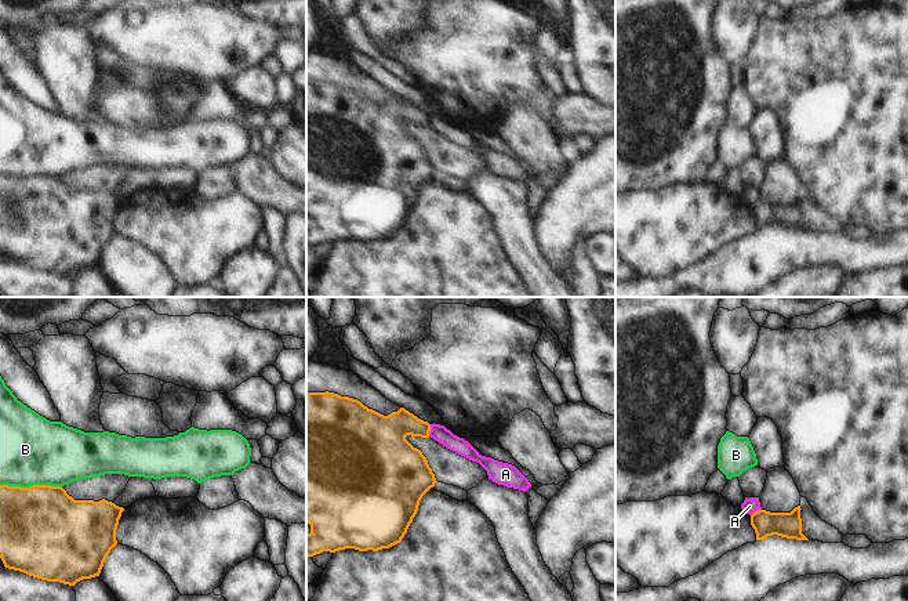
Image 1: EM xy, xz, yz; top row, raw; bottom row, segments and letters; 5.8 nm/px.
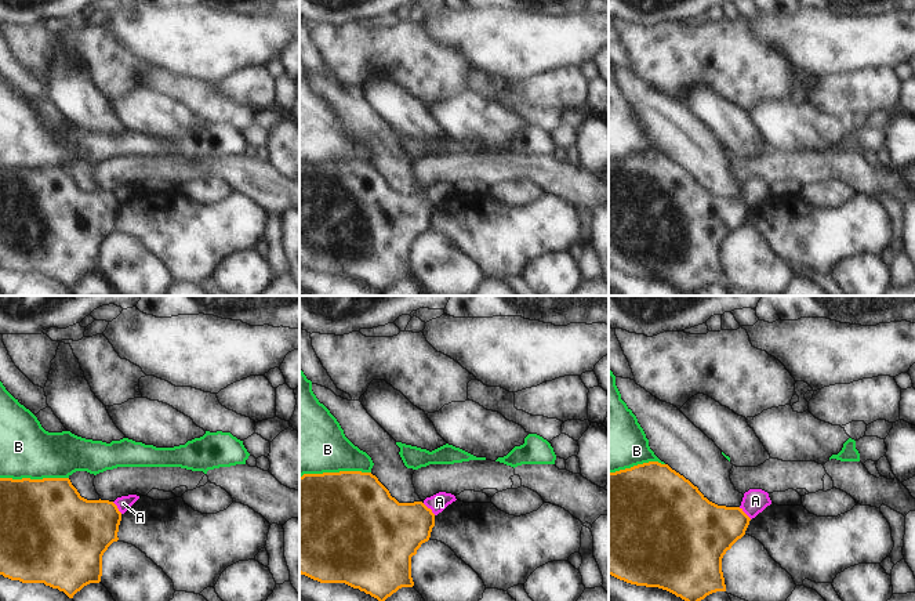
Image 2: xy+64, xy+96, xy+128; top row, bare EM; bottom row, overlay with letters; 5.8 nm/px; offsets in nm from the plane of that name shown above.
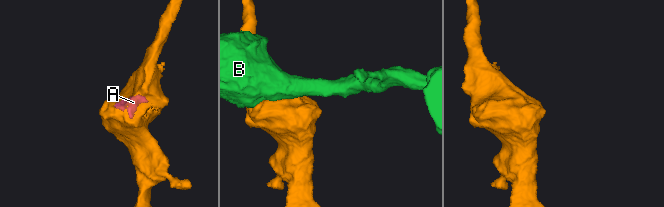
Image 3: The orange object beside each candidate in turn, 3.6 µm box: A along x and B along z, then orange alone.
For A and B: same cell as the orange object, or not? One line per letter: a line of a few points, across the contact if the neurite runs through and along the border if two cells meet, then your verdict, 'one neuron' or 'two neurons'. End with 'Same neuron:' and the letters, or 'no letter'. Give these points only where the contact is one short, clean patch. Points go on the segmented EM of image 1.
A: line xz (431, 424), (428, 435); two neurons
B: two neurons
Same neuron: no letter

